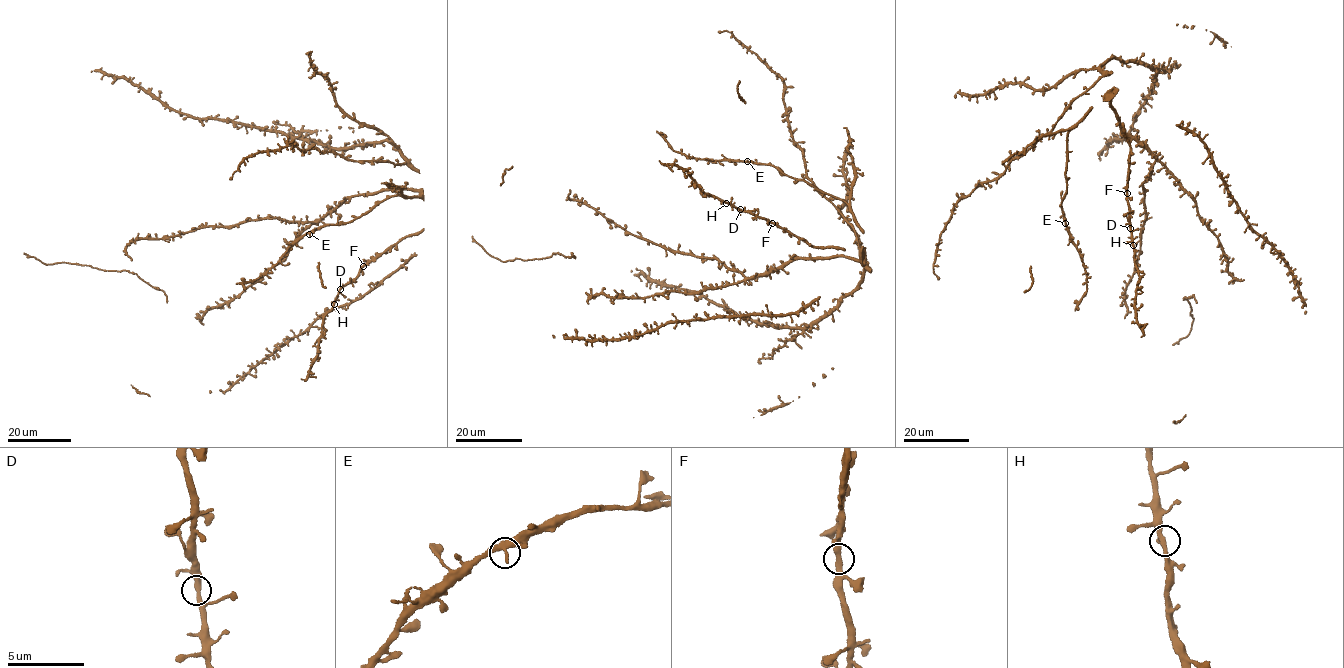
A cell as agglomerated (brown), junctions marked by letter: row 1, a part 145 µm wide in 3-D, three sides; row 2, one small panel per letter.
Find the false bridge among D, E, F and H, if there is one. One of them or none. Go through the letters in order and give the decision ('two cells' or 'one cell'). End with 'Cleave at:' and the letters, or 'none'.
D: one cell
E: one cell
F: one cell
H: one cell
Cleave at: none

